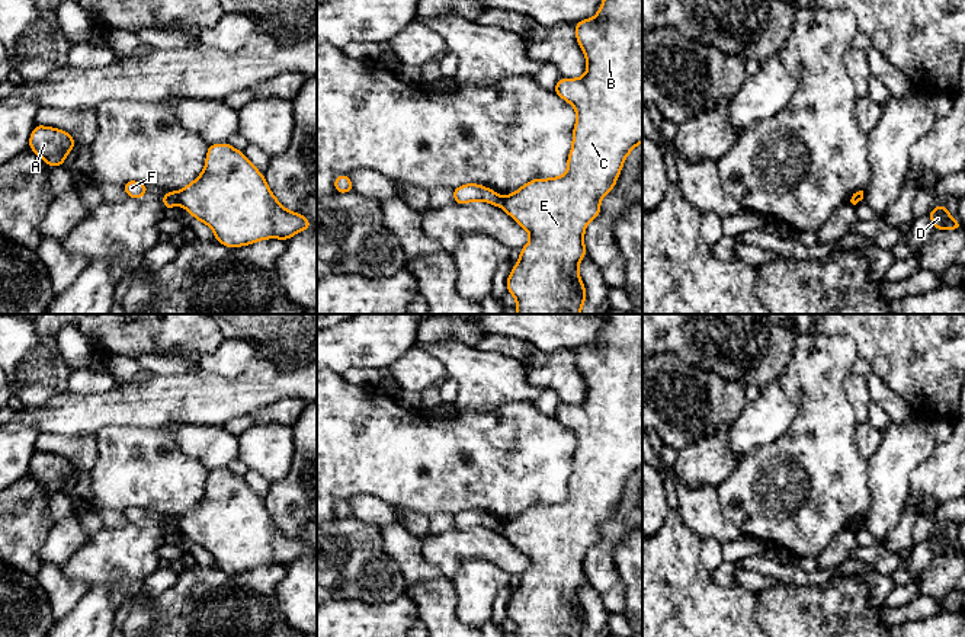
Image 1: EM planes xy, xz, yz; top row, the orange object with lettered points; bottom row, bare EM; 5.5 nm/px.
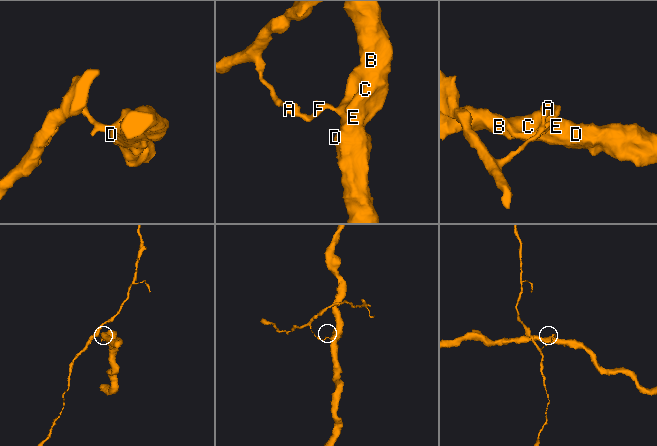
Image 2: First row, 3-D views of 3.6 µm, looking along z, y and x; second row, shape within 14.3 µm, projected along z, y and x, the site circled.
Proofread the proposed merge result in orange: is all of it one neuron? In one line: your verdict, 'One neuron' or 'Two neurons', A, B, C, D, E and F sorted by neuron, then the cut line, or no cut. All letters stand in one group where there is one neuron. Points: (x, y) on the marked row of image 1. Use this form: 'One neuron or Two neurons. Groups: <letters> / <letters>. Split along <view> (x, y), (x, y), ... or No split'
Two neurons. Groups: A F / B C D E. Split along xy (176, 194), (179, 202)

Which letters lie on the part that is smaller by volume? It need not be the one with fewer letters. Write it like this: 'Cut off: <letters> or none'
Cut off: A, F

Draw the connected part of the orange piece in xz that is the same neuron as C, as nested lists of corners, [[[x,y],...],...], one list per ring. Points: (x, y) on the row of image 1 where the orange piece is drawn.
[[[603,0],[599,12],[593,19],[580,20],[576,26],[576,38],[587,60],[587,71],[580,79],[560,79],[554,87],[555,93],[571,103],[577,112],[577,121],[573,131],[573,147],[567,159],[568,170],[558,177],[552,179],[533,179],[523,185],[520,189],[506,196],[503,201],[503,209],[529,234],[529,243],[520,249],[520,259],[512,269],[507,278],[507,292],[516,300],[517,314],[580,314],[586,301],[584,284],[578,276],[578,263],[587,255],[584,249],[584,228],[597,218],[600,214],[600,199],[609,193],[616,183],[616,179],[622,170],[625,157],[634,150],[635,145],[642,143],[642,0]]]

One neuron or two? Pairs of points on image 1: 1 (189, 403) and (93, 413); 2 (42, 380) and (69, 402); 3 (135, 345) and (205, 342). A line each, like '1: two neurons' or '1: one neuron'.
1: one neuron
2: two neurons
3: one neuron

